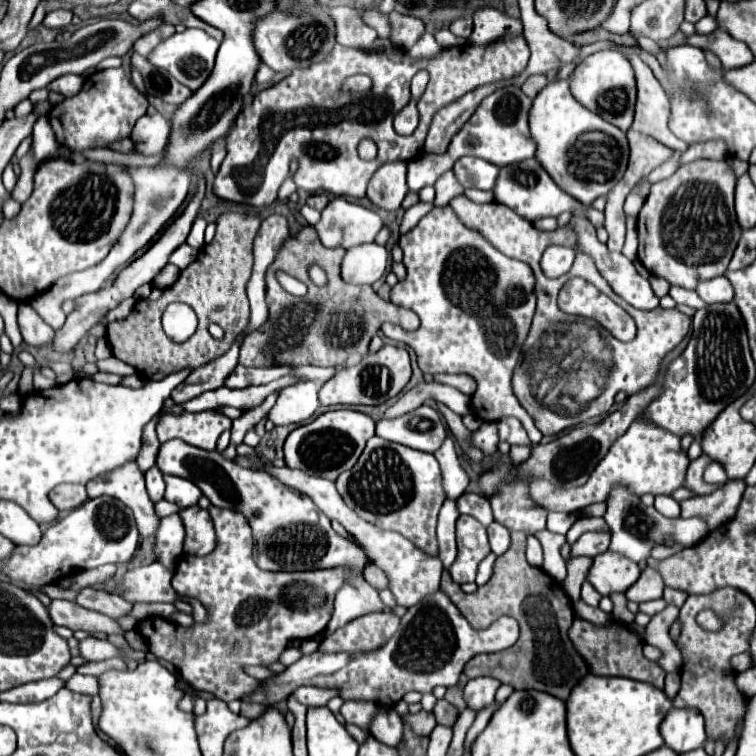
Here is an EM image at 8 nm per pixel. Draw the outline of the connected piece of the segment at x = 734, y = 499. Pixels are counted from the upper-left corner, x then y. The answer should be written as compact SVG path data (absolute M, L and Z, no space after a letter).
M727 480L725 488L709 496L695 496L681 502L681 516L683 518L703 518L709 526L709 532L715 530L719 524L729 522L739 506L741 494L745 490L743 480Z

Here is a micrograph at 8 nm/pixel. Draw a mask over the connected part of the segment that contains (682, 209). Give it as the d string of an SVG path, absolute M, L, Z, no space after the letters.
M697 160L681 166L673 176L651 186L651 194L647 196L637 220L639 260L649 270L649 274L665 278L669 284L677 284L689 290L695 290L695 286L703 280L725 274L743 232L733 208L735 182L737 178L733 176L727 162Z

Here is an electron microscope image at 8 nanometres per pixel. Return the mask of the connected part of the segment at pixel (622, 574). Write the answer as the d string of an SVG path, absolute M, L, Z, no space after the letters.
M603 552L597 554L597 564L589 568L587 582L591 582L601 596L609 596L611 592L625 592L639 574L639 566L629 558L615 552Z

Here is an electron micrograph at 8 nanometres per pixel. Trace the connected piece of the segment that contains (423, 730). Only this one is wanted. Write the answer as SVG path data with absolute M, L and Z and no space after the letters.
M419 710L417 714L411 714L407 712L405 716L401 716L405 724L411 726L411 730L417 734L417 736L429 736L435 728L435 716L431 712L425 712L425 710Z

